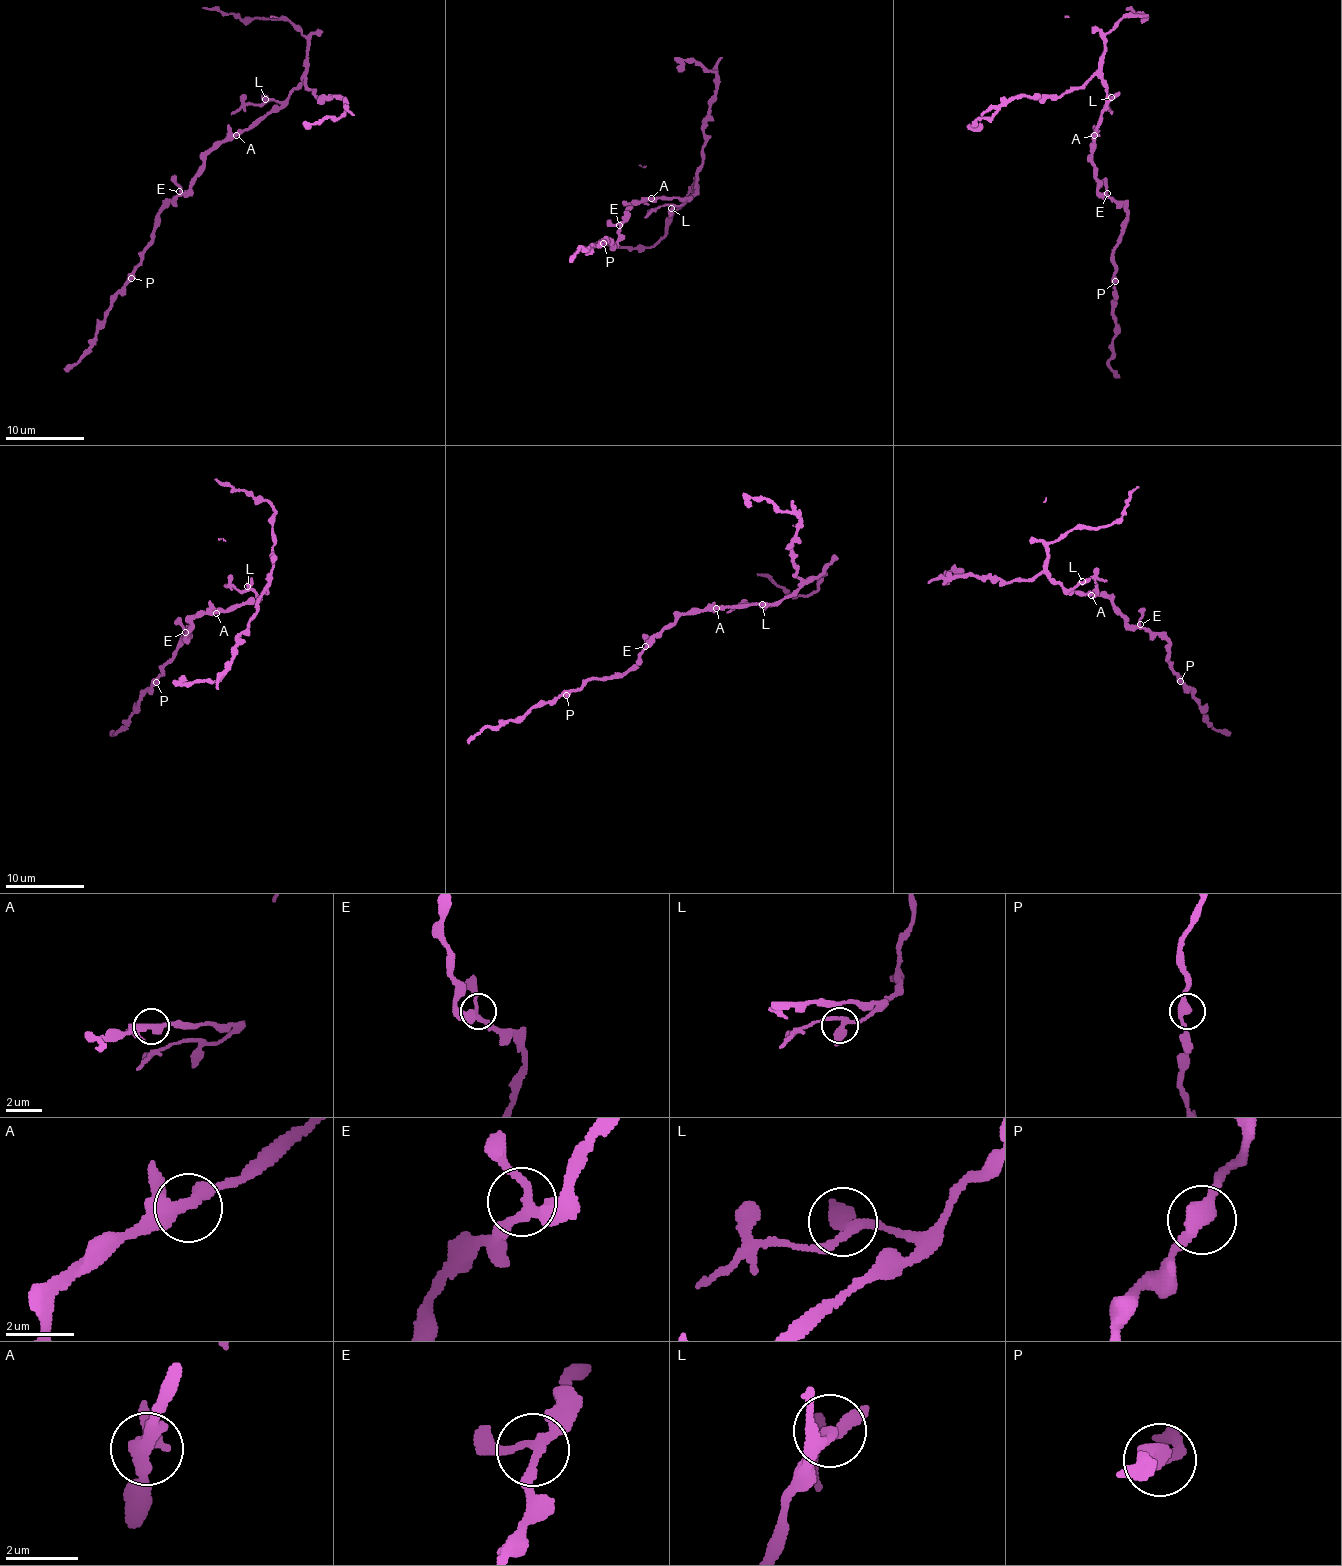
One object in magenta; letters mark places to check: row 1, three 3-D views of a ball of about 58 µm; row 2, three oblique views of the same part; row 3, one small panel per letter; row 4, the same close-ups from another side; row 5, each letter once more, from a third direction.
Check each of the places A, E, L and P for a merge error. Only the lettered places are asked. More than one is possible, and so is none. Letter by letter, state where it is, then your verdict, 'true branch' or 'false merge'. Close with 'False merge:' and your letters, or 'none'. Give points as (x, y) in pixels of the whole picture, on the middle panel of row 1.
A: (651, 198) | true branch
E: (619, 225) | true branch
L: (671, 208) | true branch
P: (603, 243) | true branch
False merge: none

